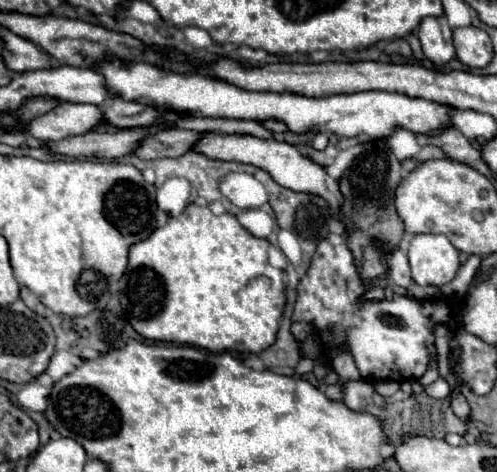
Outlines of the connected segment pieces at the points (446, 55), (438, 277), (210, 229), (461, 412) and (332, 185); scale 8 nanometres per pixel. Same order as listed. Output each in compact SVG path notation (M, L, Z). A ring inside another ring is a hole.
M445 16L425 18L417 30L425 58L437 66L447 64L455 56L453 34Z
M415 234L407 248L413 280L421 286L443 286L455 278L459 252L443 234Z
M189 204L183 214L179 216L171 216L167 220L165 226L157 228L147 240L133 244L129 250L129 266L123 274L123 278L119 280L119 300L121 300L121 308L123 314L127 316L129 324L135 328L135 332L139 332L143 338L149 340L165 340L165 342L175 342L175 344L189 344L195 348L205 348L209 352L243 352L243 354L259 354L265 348L269 348L275 338L277 338L277 330L279 330L279 320L287 302L285 296L285 282L283 282L283 270L277 270L269 264L267 258L269 252L269 242L263 238L255 238L253 234L249 234L233 214L225 212L215 216L207 206L197 206L197 204Z
M453 396L453 402L451 402L451 408L455 412L455 416L459 416L461 420L469 420L469 414L471 414L471 408L467 404L467 400L463 396Z
M205 132L201 134L199 142L195 144L193 148L195 152L201 152L209 158L215 158L215 160L233 160L233 162L243 162L243 164L253 164L257 168L263 168L267 170L273 180L285 188L291 188L295 192L307 192L307 194L317 194L321 198L327 200L329 204L329 212L339 218L339 206L343 202L343 196L339 192L339 184L315 162L311 162L309 158L305 158L295 146L287 144L287 142L277 142L277 140L259 140L255 136L239 136L239 134L233 134L233 136L227 136L227 138L221 138L217 136L215 132Z

